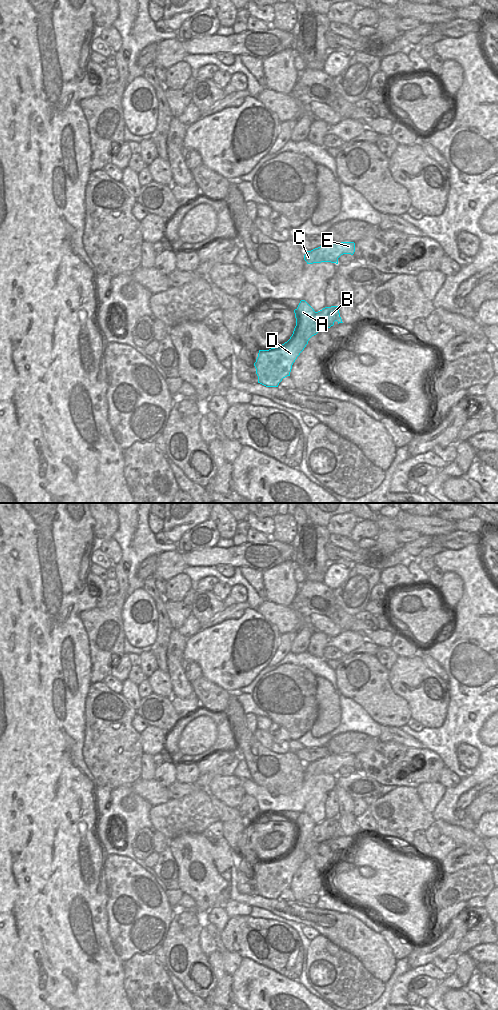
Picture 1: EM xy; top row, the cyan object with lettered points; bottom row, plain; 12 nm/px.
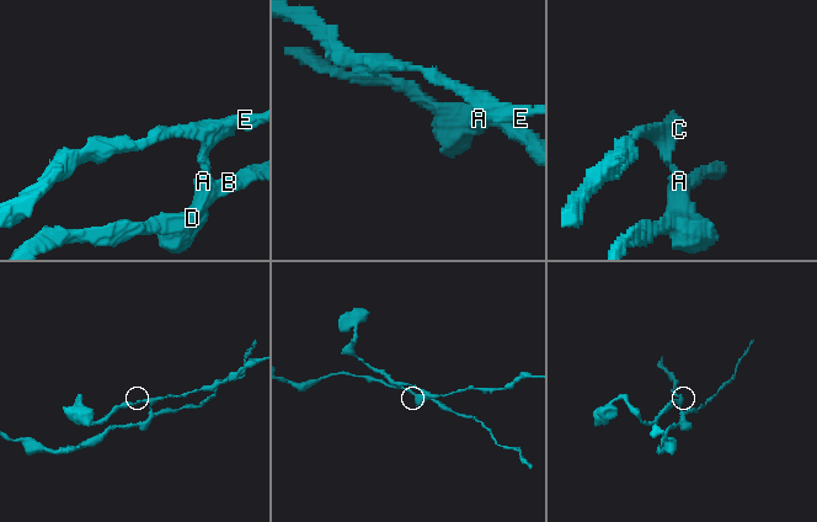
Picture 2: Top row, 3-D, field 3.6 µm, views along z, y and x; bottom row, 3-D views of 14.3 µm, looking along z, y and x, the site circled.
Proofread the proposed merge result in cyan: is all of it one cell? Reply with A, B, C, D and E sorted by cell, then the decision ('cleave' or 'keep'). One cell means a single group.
A C D E / B; cleave

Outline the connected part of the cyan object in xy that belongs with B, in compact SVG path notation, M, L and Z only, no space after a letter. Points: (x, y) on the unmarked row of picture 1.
M338 818L325 819L316 824L315 828L307 839L304 850L308 856L309 851L321 842L327 842L334 837L334 834L343 835L340 829Z

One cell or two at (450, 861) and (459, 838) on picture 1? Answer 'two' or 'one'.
two

